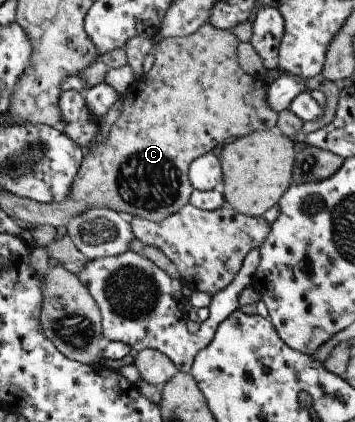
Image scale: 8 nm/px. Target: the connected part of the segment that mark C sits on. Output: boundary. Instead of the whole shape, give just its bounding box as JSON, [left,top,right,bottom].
[68,22,278,222]

